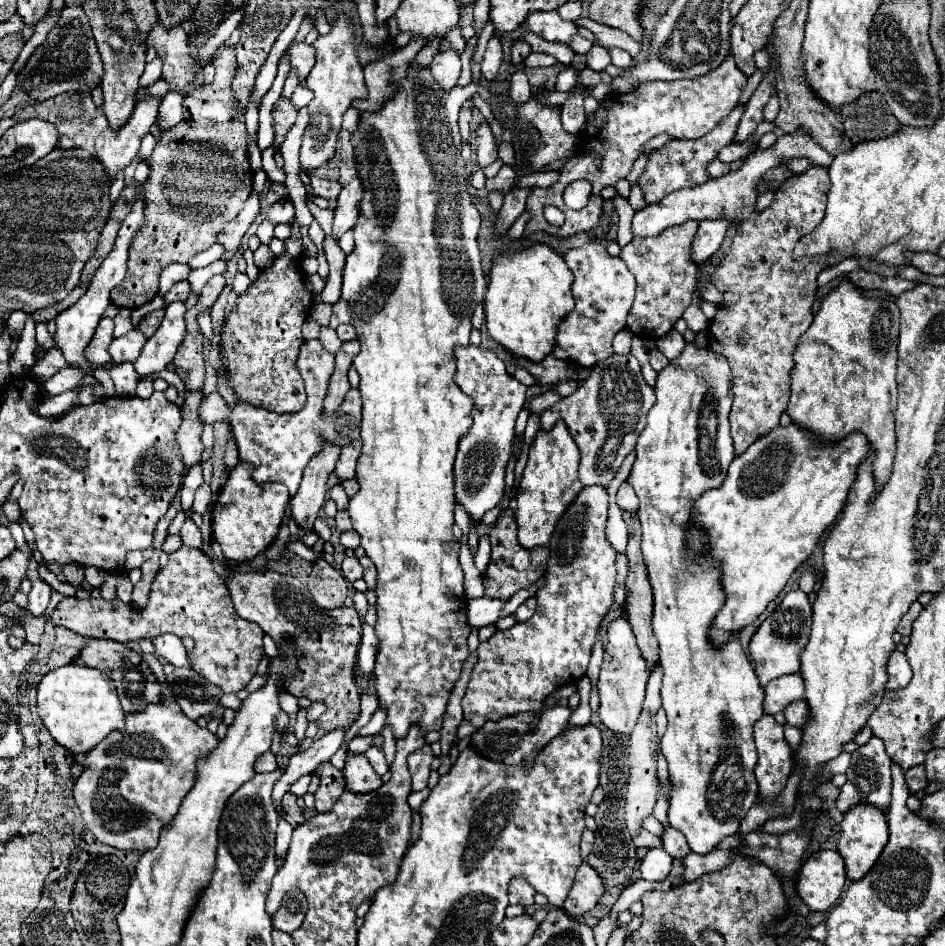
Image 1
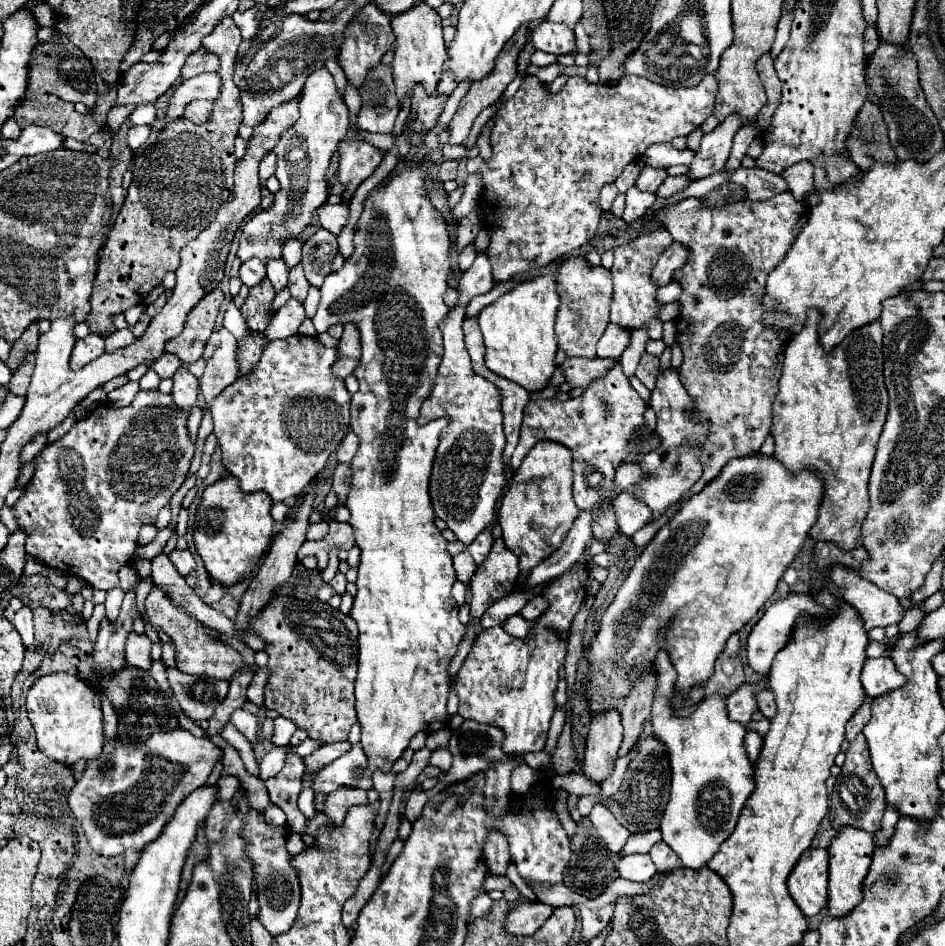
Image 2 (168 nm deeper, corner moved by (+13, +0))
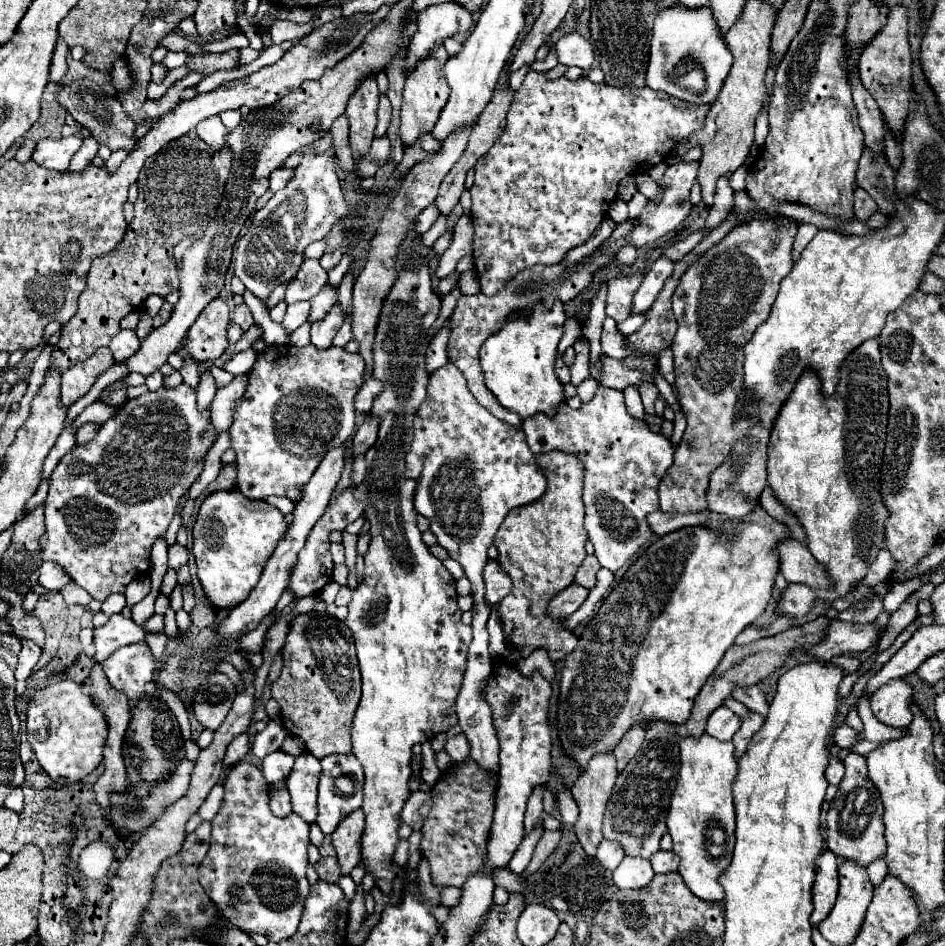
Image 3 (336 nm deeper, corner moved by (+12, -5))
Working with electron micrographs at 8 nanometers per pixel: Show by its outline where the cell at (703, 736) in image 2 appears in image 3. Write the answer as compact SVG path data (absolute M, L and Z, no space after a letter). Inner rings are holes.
M708 733L700 737L682 737L680 743L680 775L670 801L666 825L672 835L672 851L680 857L678 873L684 877L686 885L694 895L716 901L724 897L724 891L718 885L718 875L728 867L734 849L734 797L732 797L732 781L736 777L738 759L734 755L732 741L718 741ZM718 845L724 847L720 857L710 855L708 847Z

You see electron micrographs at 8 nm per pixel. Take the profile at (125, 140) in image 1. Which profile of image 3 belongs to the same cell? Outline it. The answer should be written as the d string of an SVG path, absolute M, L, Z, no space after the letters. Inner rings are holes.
M86 137L84 143L82 143L82 147L78 149L78 153L72 157L70 169L72 169L72 171L84 169L84 165L88 165L88 163L94 159L94 155L98 153L98 149L100 149L100 143L98 143L96 139L92 139L92 137Z

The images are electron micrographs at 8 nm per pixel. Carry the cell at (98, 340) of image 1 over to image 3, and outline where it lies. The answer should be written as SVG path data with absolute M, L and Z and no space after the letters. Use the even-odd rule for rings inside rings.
M108 347L96 349L86 361L74 363L62 375L62 399L64 405L72 405L76 399L84 397L94 385L96 377L114 365L114 357Z

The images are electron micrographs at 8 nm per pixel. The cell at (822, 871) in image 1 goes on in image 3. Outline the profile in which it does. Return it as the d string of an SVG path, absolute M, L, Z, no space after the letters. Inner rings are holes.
M832 851L822 853L816 859L816 879L812 885L812 903L814 911L810 915L810 923L818 925L830 913L838 895L838 861Z

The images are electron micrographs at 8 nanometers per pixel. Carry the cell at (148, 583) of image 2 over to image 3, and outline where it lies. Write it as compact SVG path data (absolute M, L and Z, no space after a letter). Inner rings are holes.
M221 661L216 665L216 672L225 673L226 675L228 675L228 677L237 689L240 687L239 672L232 664L225 661Z

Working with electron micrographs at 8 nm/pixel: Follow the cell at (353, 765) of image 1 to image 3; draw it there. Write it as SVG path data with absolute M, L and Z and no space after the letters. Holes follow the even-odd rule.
M356 809L346 815L332 833L332 845L342 865L342 875L348 875L360 861L360 835L364 831L364 811Z

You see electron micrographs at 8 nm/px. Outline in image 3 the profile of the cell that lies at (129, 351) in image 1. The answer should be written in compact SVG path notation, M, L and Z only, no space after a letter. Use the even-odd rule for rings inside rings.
M122 329L110 341L110 351L112 351L116 361L128 359L132 353L136 353L138 347L140 347L140 341L138 341L138 337L136 337L136 333L132 329Z

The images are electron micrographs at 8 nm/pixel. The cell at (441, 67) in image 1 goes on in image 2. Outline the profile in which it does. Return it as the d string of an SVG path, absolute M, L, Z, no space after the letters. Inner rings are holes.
M415 86L415 94L411 98L411 118L425 134L437 126L445 100L447 96L429 96L423 86Z

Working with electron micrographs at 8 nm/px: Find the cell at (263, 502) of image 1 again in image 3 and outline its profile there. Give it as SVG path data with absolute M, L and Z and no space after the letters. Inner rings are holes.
M238 489L216 491L204 499L192 529L192 553L198 565L200 585L214 607L228 609L248 597L284 529L286 517L276 507L266 501L248 501Z

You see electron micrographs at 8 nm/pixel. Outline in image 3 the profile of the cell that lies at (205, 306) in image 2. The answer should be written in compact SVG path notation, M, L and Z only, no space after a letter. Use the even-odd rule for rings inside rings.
M224 299L212 301L204 313L196 319L196 323L188 329L188 341L186 341L186 351L192 359L196 361L208 361L220 357L226 347L226 331L230 327L230 309Z

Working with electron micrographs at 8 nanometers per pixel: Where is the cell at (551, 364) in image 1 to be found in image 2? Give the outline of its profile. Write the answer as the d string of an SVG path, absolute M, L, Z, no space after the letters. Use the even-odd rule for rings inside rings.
M567 358L561 364L561 370L573 388L587 388L587 384L591 384L595 378L605 376L611 366L615 366L615 360L611 358Z

